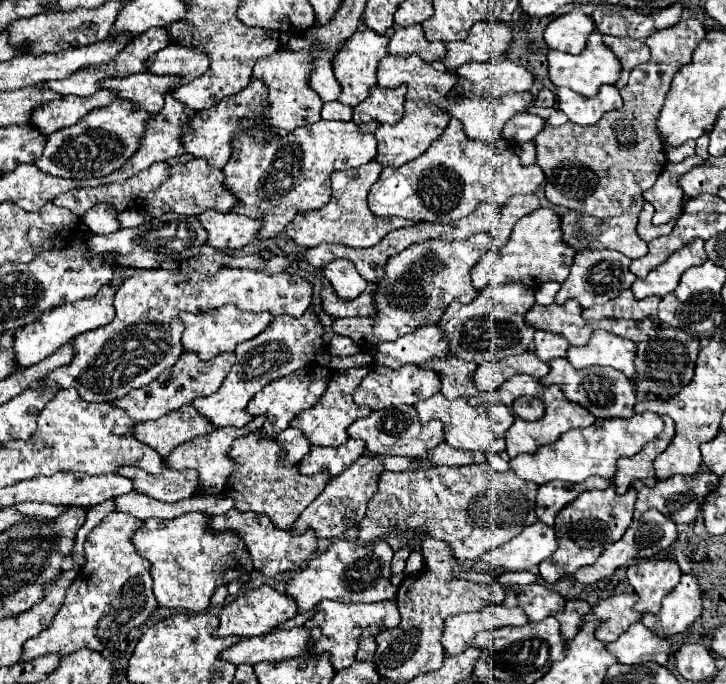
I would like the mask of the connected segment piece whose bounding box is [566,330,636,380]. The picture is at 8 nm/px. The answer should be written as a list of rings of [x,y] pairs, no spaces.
[[[596,330],[586,346],[570,346],[568,348],[568,362],[574,368],[588,368],[588,366],[610,366],[624,372],[630,380],[634,378],[634,356],[636,344],[624,338],[616,338],[606,330]]]

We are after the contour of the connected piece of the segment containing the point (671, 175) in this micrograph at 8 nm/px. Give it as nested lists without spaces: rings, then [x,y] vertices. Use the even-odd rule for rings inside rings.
[[[688,156],[678,164],[666,164],[656,184],[644,192],[644,200],[656,208],[656,214],[652,218],[654,226],[680,218],[684,194],[678,186],[678,176],[688,172],[692,166],[698,166],[700,162],[704,162],[700,156]]]

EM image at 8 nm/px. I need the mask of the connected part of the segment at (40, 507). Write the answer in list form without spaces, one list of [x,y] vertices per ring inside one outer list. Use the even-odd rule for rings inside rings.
[[[26,502],[16,505],[16,510],[24,512],[24,514],[42,514],[42,516],[46,516],[46,518],[58,518],[58,516],[62,516],[70,507],[72,506]]]

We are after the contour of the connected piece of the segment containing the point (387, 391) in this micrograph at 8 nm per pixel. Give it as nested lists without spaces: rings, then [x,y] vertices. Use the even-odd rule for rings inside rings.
[[[370,366],[366,378],[360,382],[360,386],[354,390],[354,402],[366,404],[372,410],[384,410],[388,406],[398,404],[416,404],[418,400],[430,398],[440,390],[440,380],[432,370],[424,370],[420,366],[402,366],[400,370],[388,370],[386,366]]]

